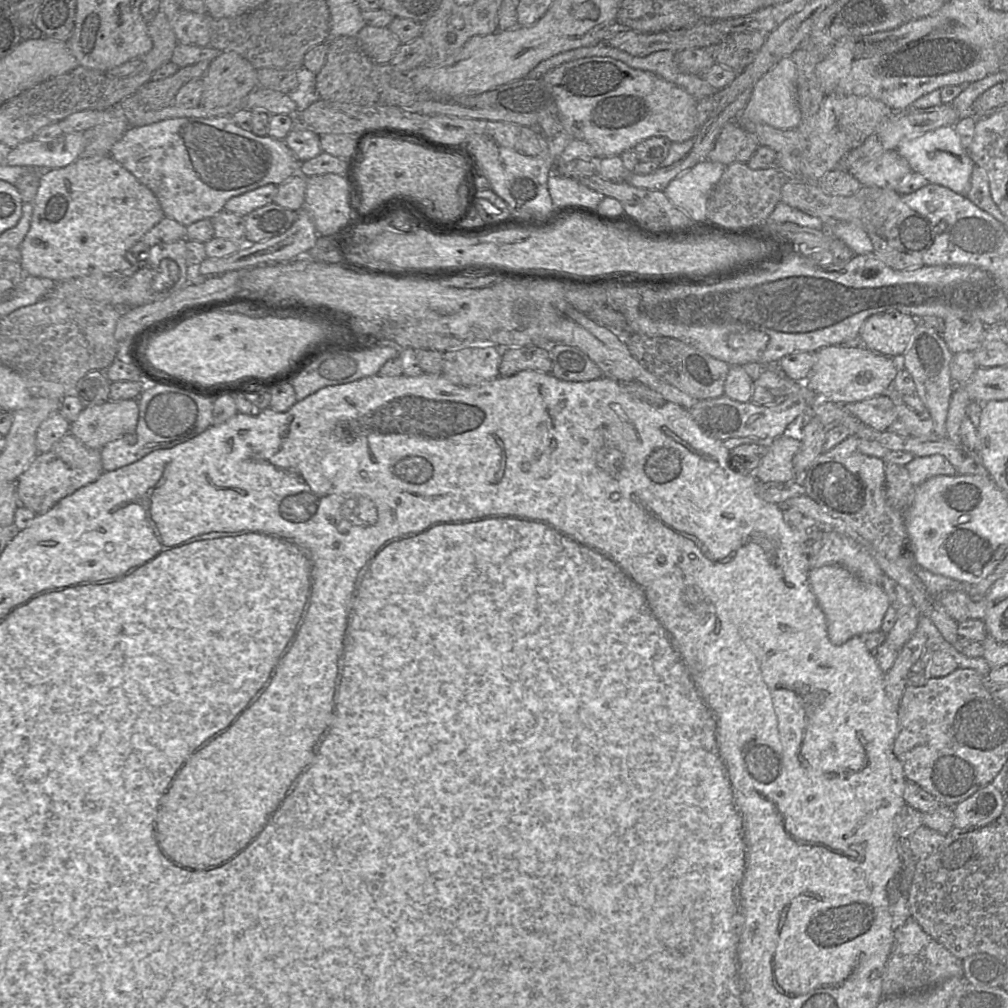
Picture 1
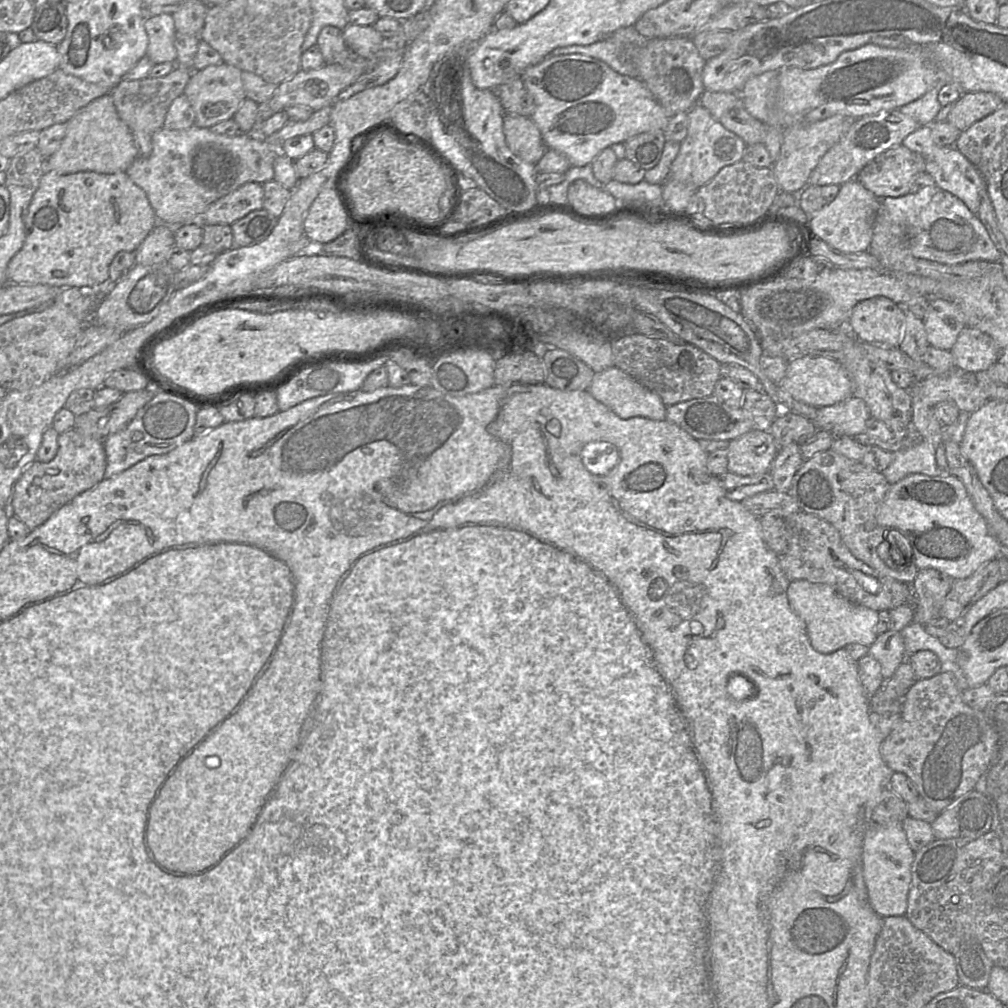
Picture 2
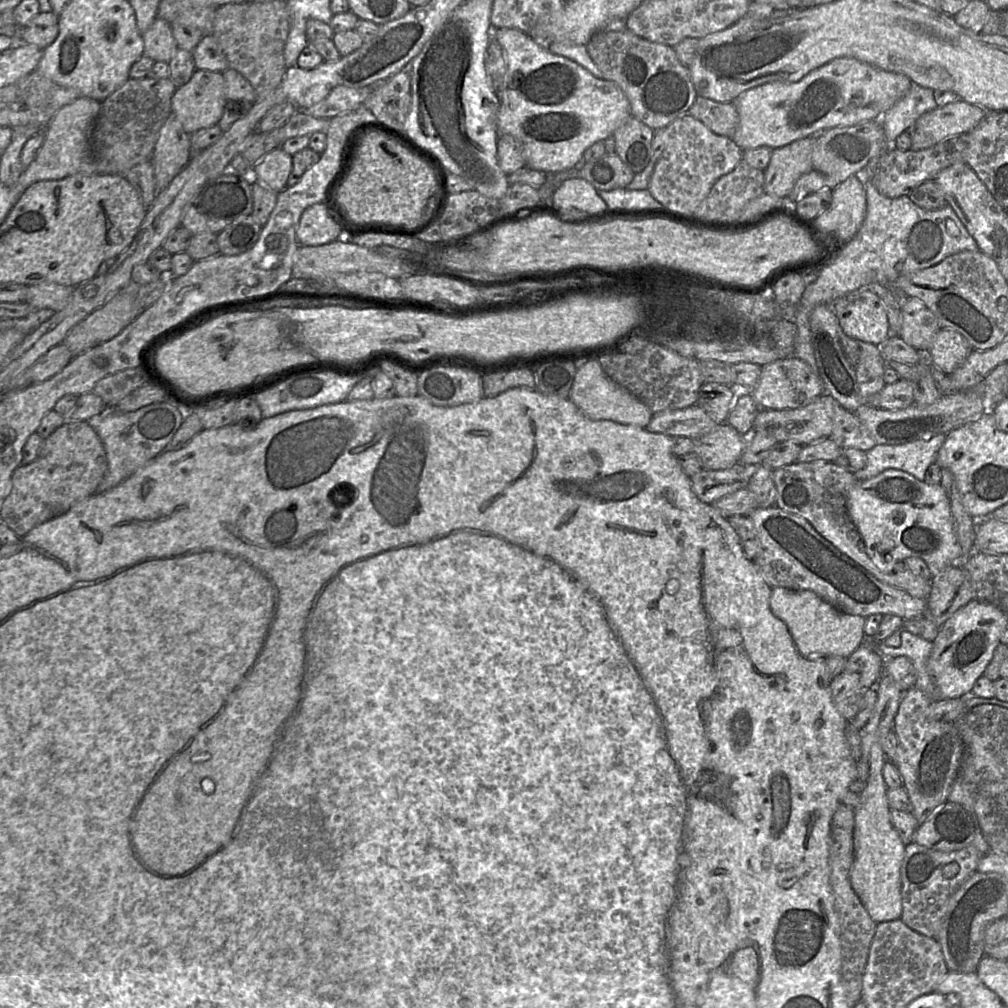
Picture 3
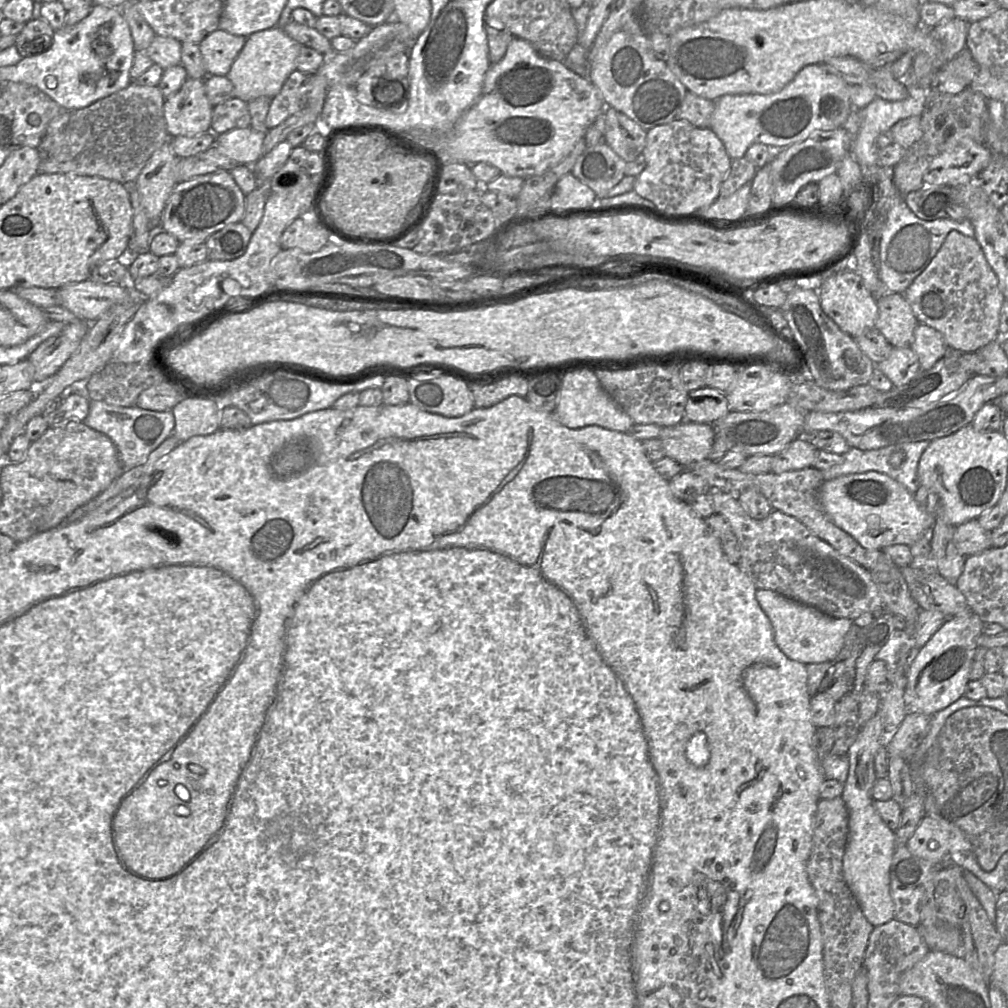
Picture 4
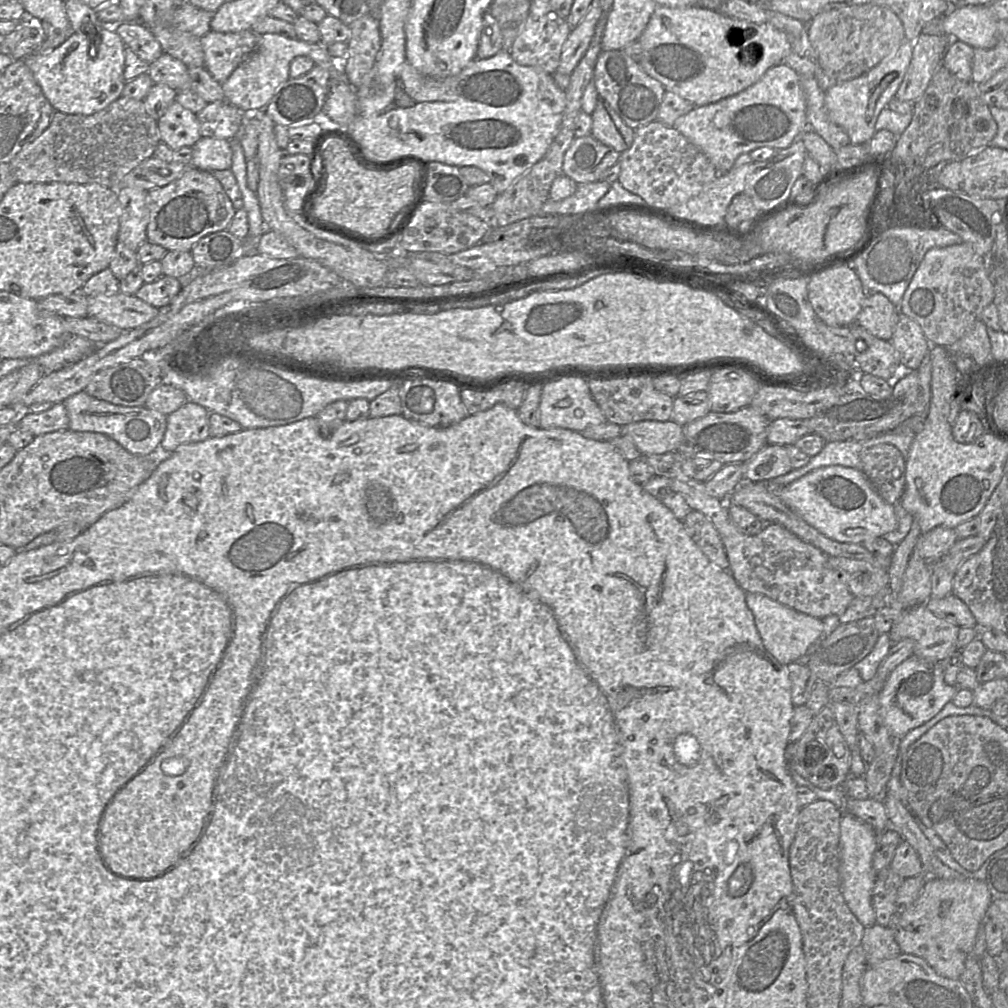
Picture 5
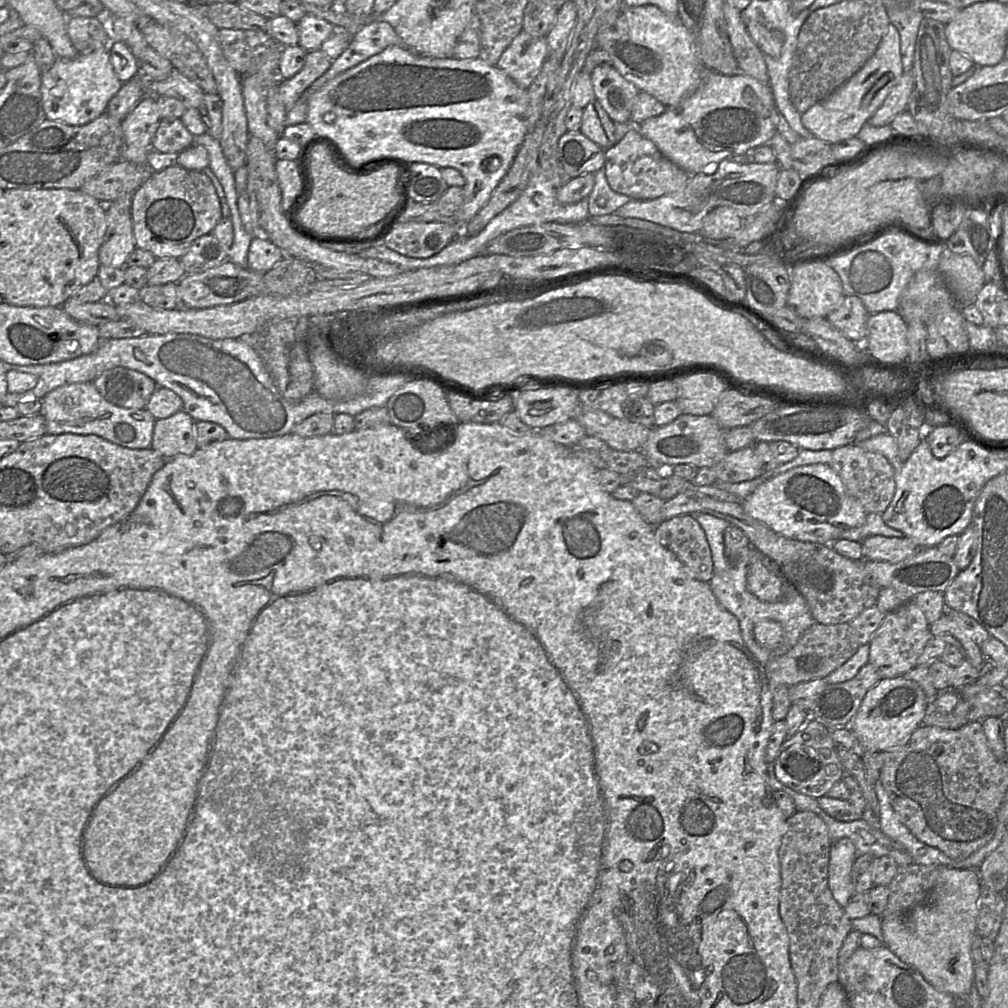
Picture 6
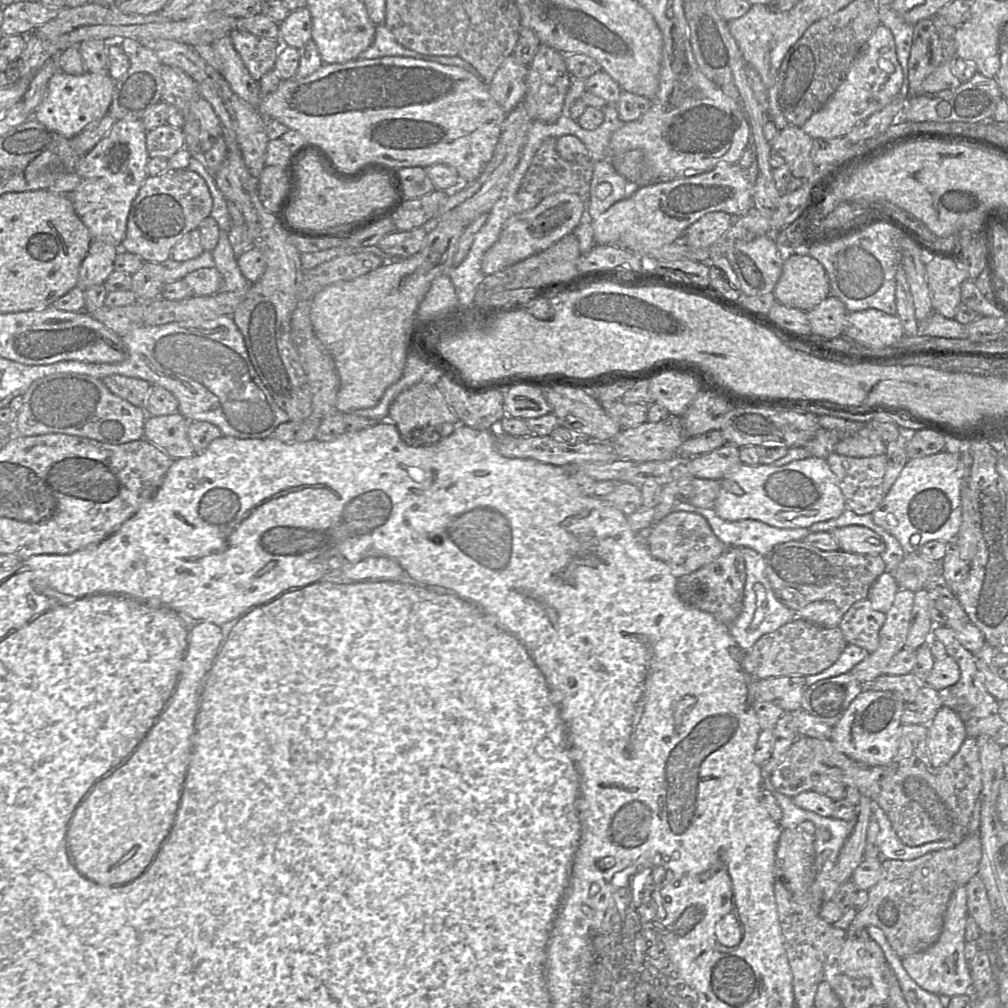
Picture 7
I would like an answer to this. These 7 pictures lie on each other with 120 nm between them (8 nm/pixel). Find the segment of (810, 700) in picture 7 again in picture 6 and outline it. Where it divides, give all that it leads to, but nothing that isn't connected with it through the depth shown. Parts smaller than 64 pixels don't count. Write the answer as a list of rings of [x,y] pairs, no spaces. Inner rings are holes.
[[[868,663],[852,679],[829,684],[817,697],[812,709],[806,711],[810,719],[815,719],[828,728],[848,726],[866,693],[880,679],[876,667]]]

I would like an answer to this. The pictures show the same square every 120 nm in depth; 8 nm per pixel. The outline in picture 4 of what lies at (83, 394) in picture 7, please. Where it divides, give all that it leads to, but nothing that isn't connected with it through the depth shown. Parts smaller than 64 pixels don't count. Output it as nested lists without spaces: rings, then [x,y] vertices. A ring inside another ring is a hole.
[[[90,400],[89,413],[83,423],[105,434],[113,441],[123,470],[129,470],[143,465],[150,453],[173,434],[175,418],[171,410],[153,411],[137,406],[122,407]]]

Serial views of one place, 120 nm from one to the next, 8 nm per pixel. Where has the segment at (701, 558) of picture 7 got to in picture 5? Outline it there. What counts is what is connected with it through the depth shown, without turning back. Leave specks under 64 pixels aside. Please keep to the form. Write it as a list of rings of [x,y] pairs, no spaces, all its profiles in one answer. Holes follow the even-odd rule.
[[[693,509],[681,521],[688,535],[709,561],[723,570],[729,570],[729,561],[723,542],[712,522]]]

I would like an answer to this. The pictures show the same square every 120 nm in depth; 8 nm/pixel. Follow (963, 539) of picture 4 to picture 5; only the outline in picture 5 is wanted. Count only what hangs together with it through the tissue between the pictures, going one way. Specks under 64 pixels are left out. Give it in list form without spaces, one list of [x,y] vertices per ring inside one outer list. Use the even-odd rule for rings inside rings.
[[[937,527],[921,534],[913,553],[918,554],[924,560],[934,560],[947,553],[957,540],[954,529]]]

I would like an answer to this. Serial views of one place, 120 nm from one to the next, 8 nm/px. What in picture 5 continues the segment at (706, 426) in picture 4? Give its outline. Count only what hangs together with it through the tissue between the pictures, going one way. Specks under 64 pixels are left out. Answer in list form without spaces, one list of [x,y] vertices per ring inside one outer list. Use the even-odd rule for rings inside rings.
[[[640,421],[622,426],[622,435],[628,436],[642,455],[657,455],[680,449],[683,427],[673,421]]]

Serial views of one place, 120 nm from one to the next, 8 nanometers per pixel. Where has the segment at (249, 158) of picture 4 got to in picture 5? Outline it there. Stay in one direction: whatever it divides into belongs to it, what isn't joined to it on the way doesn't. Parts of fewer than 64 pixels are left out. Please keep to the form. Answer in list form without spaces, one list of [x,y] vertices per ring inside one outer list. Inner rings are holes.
[[[202,137],[192,147],[190,161],[193,168],[203,171],[230,169],[232,164],[231,141],[212,137]]]

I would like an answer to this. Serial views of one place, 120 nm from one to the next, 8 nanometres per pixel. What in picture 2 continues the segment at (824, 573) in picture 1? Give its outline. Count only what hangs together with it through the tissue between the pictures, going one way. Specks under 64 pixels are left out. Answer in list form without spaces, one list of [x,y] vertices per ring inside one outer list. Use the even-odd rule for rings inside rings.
[[[796,580],[790,582],[787,596],[794,612],[806,624],[812,647],[820,653],[835,652],[850,644],[870,646],[877,638],[878,612],[851,603],[827,584]]]

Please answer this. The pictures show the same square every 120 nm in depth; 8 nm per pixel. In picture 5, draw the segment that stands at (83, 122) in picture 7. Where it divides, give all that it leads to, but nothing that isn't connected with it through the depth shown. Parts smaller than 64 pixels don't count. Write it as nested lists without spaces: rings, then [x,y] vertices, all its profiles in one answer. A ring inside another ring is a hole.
[[[87,23],[54,50],[23,59],[55,112],[92,115],[122,96],[126,46],[109,27]]]

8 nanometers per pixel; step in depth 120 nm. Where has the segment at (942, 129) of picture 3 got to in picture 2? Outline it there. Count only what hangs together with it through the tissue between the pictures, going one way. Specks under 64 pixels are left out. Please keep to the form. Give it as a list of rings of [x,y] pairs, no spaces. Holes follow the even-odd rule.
[[[967,92],[953,103],[947,122],[961,132],[993,113],[1004,101],[991,92]]]

